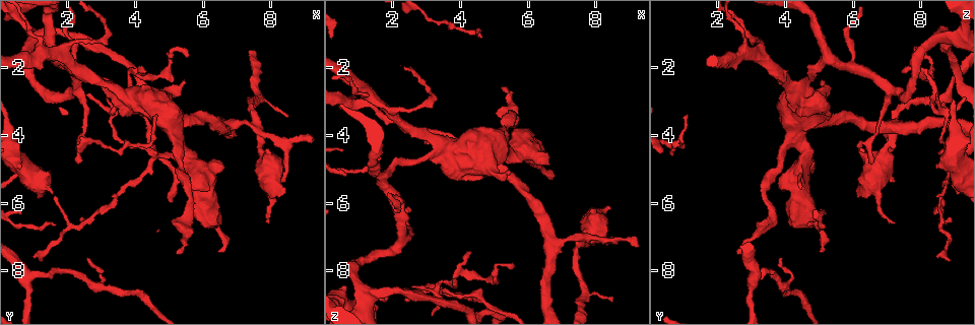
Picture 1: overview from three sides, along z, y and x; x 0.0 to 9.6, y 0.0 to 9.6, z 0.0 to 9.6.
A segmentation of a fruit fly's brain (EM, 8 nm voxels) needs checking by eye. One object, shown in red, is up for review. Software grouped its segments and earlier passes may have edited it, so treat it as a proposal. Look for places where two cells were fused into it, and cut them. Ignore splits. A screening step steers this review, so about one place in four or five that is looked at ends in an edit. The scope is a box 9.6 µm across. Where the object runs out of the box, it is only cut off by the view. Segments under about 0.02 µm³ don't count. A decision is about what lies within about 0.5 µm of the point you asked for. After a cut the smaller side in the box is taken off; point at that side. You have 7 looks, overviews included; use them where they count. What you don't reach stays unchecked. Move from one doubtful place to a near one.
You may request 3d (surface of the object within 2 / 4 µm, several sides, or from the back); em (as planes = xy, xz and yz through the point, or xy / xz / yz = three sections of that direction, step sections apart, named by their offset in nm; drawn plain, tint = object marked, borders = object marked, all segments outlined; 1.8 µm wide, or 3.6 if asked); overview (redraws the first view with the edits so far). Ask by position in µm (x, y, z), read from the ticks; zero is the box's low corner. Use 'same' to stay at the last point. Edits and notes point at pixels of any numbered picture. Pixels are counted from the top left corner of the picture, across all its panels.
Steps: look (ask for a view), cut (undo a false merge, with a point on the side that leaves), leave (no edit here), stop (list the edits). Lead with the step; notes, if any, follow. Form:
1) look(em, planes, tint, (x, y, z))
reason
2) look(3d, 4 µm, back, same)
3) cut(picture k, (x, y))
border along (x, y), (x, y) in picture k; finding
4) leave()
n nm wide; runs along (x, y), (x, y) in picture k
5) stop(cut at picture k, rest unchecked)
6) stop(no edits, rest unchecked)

look(3d, 4 µm, (0.70, 8.15, 3.05))
three-way junction

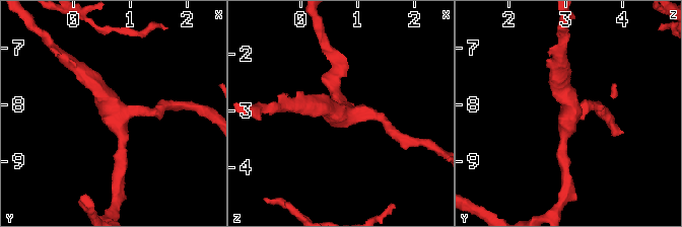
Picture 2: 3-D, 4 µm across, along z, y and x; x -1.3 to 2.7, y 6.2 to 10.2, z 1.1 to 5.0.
look(em, xy, step 16, tint, (0.75, 8.15, 3.10))
3 arms; arms of 190, 200, 280 nm

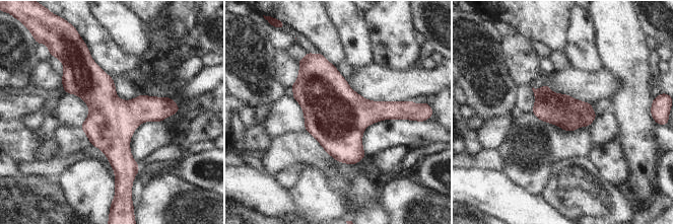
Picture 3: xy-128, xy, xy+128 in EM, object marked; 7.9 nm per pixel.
look(em, planes, tint, same)

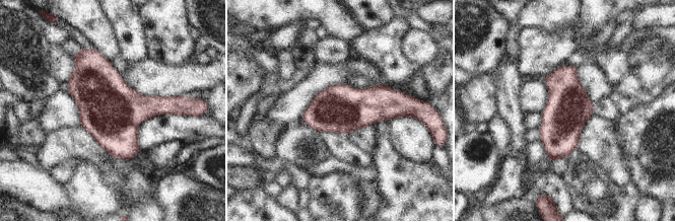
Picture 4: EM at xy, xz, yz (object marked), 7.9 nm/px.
leave()
all the same cell

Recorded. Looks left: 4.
look(3d, 4 µm, (5.50, 5.25, 3.65))
touches itself

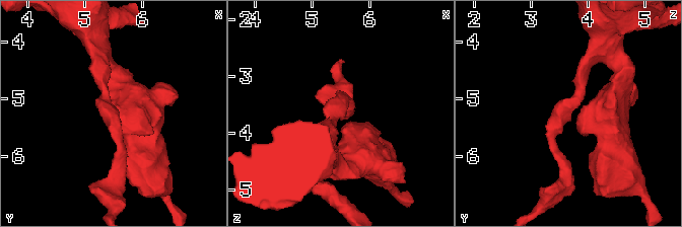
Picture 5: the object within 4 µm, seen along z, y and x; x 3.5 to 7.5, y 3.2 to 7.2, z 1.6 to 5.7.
look(em, yz, step 8, tint, (5.50, 5.20, 3.60))
shape alone is not enough

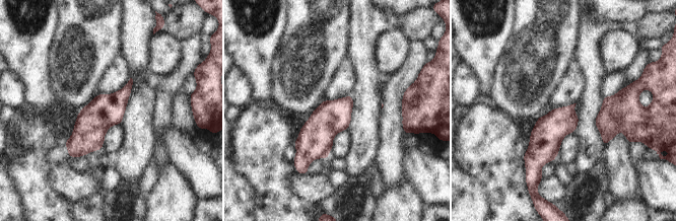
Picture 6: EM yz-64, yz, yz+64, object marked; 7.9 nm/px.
look(em, planes, tint, same)
cut it another way

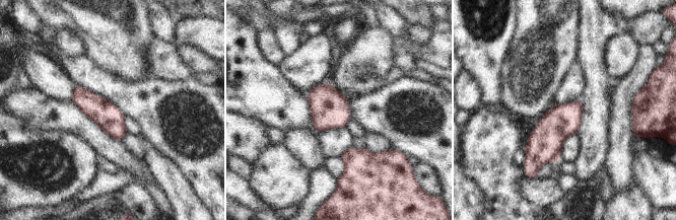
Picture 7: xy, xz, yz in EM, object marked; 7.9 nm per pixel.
leave()
all the same cell

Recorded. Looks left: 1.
stop(no edits, rest unchecked)

